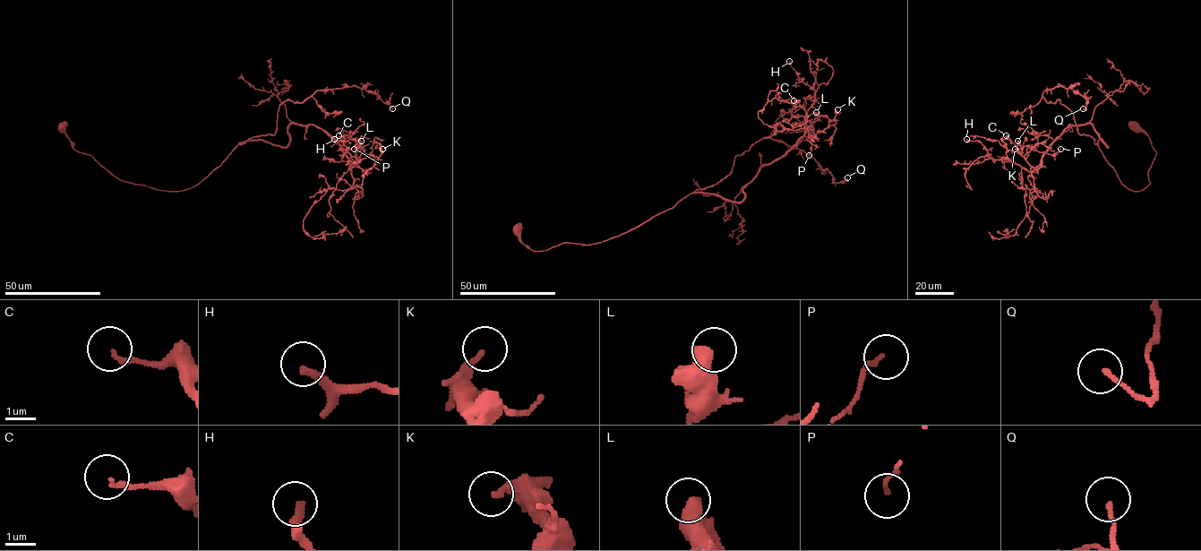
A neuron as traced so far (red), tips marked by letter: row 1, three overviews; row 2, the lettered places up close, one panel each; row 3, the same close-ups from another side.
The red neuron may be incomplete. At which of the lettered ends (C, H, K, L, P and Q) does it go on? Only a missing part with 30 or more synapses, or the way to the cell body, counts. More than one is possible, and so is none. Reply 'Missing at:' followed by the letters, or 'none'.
Missing at: none

